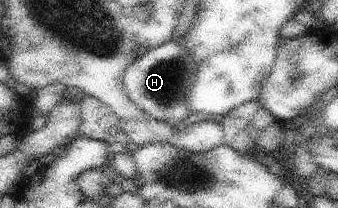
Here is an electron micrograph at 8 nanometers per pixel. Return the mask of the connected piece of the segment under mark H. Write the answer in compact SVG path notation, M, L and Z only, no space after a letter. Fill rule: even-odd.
M185 39L168 41L165 44L141 52L125 70L123 83L129 99L151 117L165 121L175 129L182 129L191 115L187 103L197 79L195 57L187 51Z

